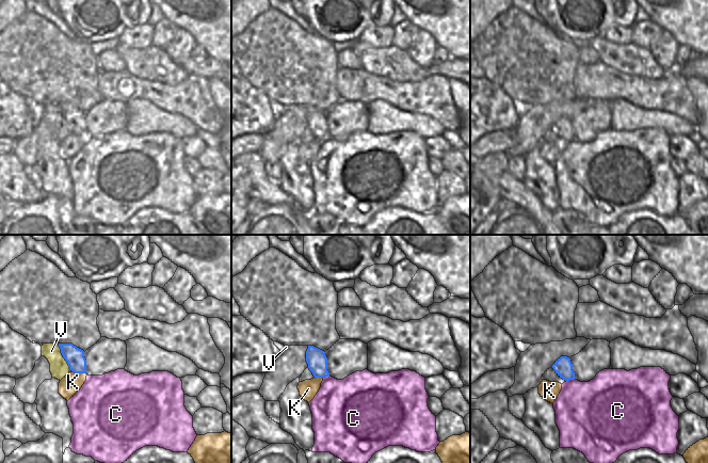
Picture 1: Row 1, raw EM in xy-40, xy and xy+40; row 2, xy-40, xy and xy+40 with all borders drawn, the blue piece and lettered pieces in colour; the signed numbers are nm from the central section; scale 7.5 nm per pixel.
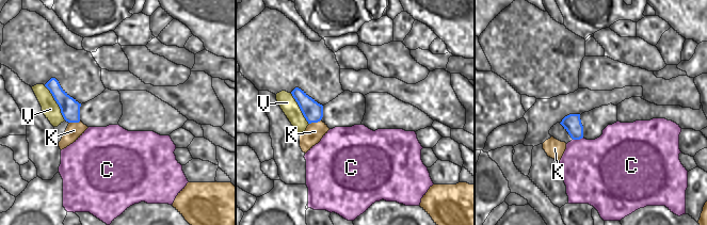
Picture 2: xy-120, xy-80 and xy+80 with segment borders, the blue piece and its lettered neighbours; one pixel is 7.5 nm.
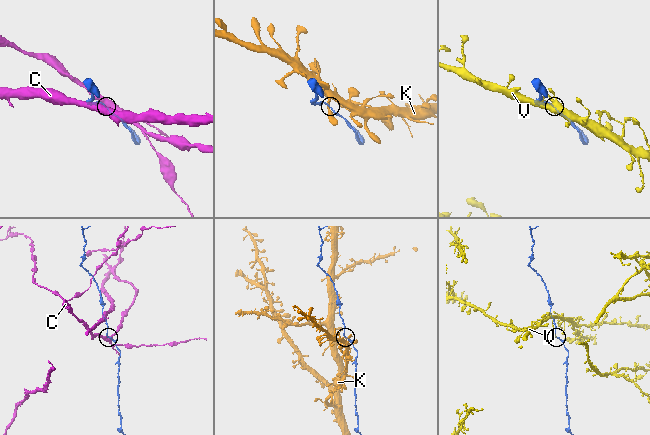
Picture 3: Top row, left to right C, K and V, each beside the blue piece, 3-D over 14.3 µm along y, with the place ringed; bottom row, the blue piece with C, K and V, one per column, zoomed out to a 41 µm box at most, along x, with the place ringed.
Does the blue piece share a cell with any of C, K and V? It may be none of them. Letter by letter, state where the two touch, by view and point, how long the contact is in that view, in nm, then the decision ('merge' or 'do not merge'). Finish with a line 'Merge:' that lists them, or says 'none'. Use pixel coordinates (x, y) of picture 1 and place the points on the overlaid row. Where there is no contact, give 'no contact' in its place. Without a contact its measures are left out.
C: xy+40 (569, 379) | 70 nm | do not merge
K: xy-40 (79, 372) | 120 nm | do not merge
V: xy-40 (63, 356) | 220 nm | do not merge
Merge: none

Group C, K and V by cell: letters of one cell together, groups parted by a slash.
C / K / V

